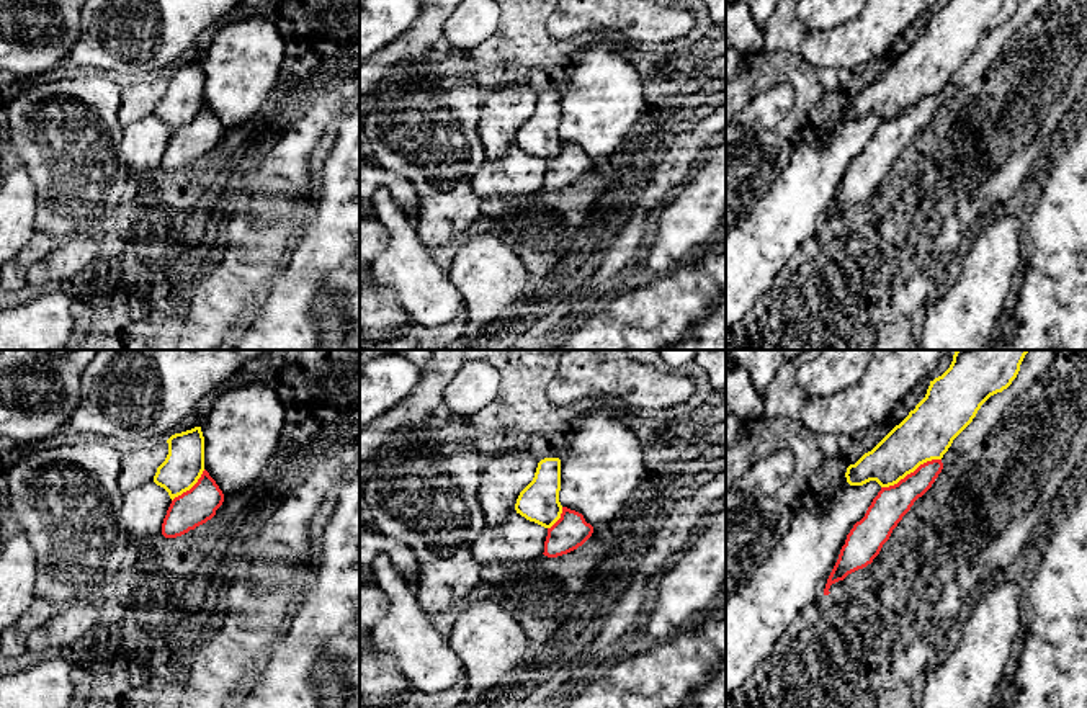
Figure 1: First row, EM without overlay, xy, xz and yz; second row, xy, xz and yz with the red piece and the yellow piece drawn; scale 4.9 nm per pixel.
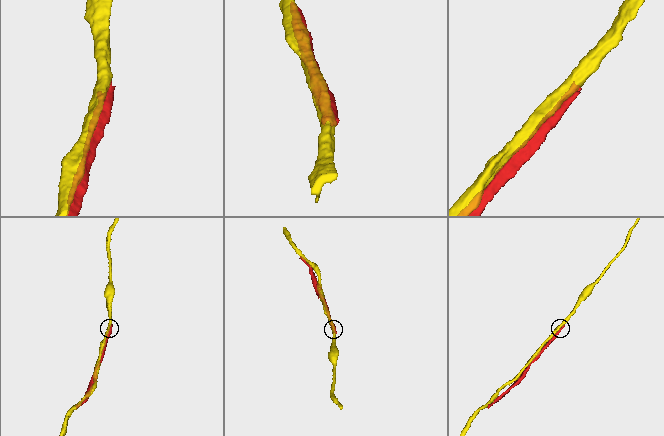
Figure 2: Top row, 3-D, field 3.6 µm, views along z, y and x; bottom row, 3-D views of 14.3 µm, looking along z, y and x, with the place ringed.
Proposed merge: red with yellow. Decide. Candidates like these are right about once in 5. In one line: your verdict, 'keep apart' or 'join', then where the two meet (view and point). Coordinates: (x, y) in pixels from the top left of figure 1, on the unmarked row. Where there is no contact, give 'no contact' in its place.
keep apart; contact yz (911, 107)

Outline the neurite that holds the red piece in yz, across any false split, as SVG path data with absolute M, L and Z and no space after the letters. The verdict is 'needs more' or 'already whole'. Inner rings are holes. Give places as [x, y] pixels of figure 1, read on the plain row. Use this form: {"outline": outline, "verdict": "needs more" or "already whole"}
{"outline": "M932 93L920 98L897 118L881 121L865 150L847 168L845 178L827 213L824 229L830 227L829 222L832 217L873 196L892 164L914 136L932 121L942 103L942 93Z", "verdict": "already whole"}

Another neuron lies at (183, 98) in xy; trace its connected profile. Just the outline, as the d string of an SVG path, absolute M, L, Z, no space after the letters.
M195 60L172 69L167 77L168 88L157 101L154 116L173 134L190 124L204 105L204 70L201 60Z

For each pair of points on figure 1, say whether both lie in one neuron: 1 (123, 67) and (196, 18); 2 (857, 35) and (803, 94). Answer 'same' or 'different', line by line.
1: same
2: different

